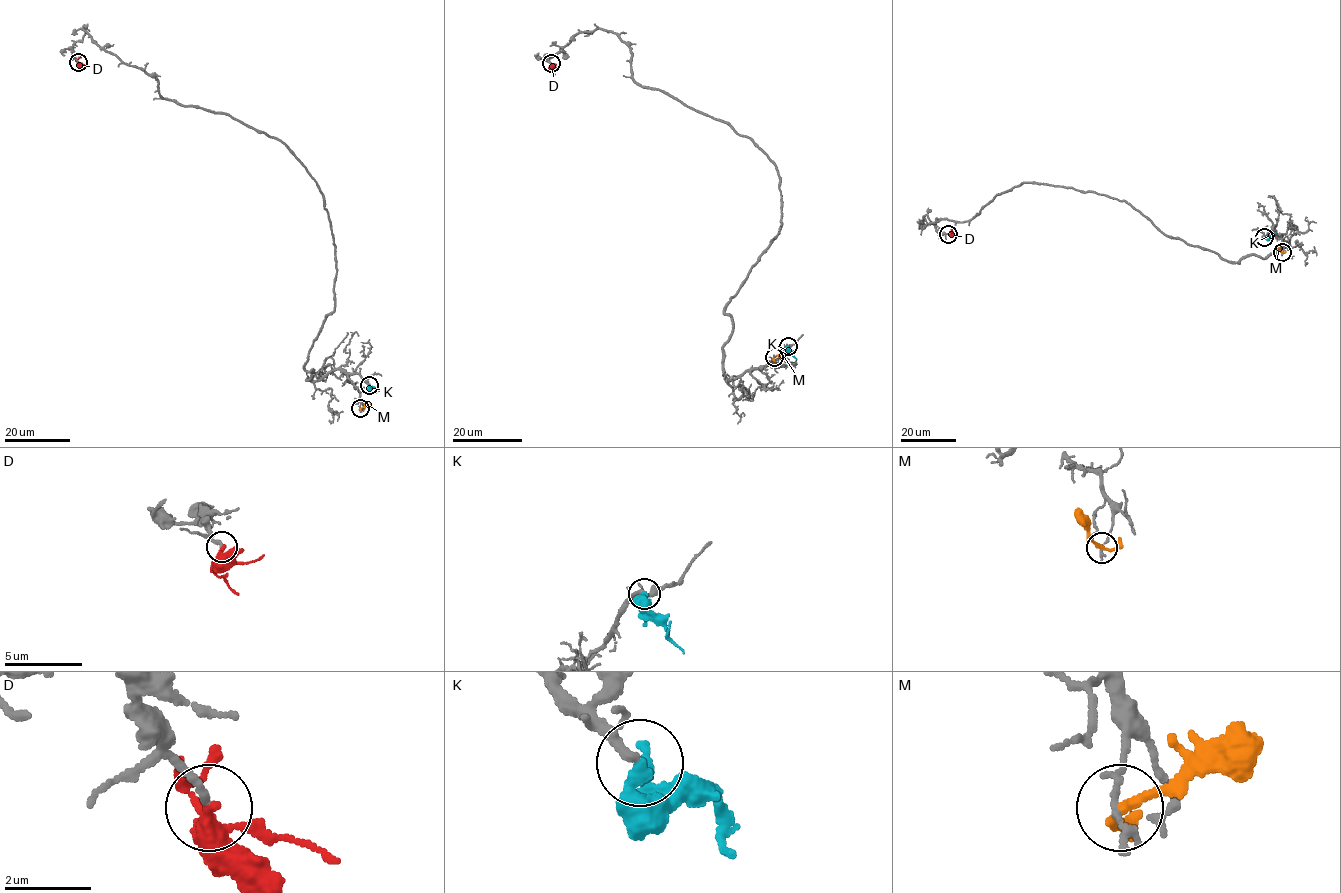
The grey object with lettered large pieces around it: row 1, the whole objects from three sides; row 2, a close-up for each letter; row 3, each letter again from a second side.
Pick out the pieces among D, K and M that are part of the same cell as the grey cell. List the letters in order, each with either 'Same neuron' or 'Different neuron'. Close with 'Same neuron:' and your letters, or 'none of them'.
D: Different neuron
K: Different neuron
M: Different neuron
Same neuron: none of them

